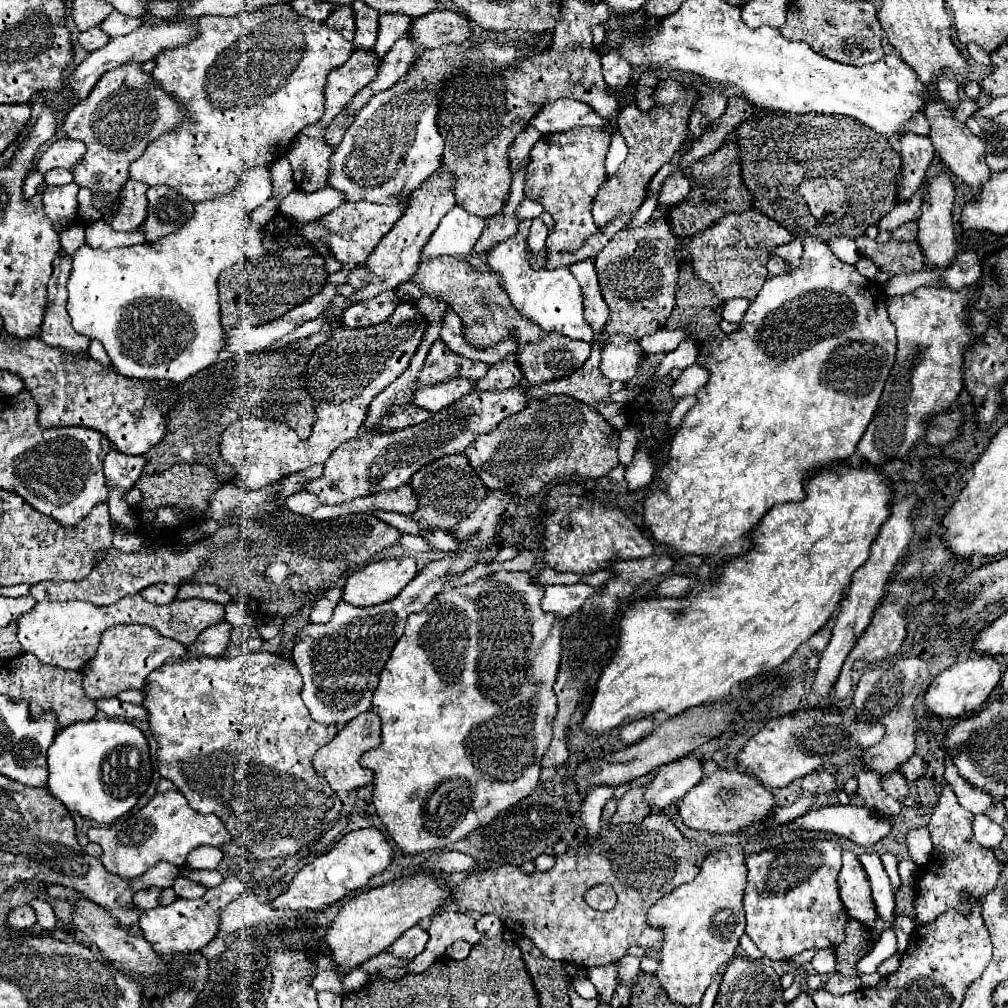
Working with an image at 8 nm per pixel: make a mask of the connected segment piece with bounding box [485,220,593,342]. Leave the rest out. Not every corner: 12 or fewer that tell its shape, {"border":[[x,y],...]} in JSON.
{"border":[[527,236],[485,252],[517,312],[545,332],[593,340],[568,267],[531,270]]}

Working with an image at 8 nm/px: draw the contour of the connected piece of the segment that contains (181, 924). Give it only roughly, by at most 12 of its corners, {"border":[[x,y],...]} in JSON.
{"border":[[227,876],[195,900],[145,910],[143,938],[159,956],[199,952],[225,906],[251,882]]}

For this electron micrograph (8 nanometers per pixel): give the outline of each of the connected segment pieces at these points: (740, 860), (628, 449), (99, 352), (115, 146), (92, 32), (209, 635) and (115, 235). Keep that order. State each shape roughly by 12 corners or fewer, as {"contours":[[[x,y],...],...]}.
{"contours":[[[741,844],[649,908],[655,978],[699,1004],[745,930]],[[637,428],[621,430],[619,462],[629,466],[637,448]],[[91,340],[89,356],[101,362],[103,366],[109,364],[109,356],[105,354],[101,342]],[[135,62],[63,118],[81,188],[121,208],[129,166],[185,110]],[[101,26],[81,32],[79,44],[89,52],[103,48],[111,36]],[[221,622],[199,634],[189,650],[221,658],[233,626]],[[105,220],[85,230],[89,246],[109,250],[143,244],[141,228],[115,232]]]}

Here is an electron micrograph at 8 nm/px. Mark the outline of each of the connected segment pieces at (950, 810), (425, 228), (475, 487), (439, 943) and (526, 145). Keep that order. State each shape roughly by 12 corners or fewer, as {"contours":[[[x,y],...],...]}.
{"contours":[[[943,784],[929,824],[935,856],[915,880],[915,922],[993,890],[1001,864]],[[439,168],[415,190],[367,258],[367,288],[329,302],[331,322],[359,300],[407,282],[421,248],[455,206],[453,174]],[[465,454],[413,474],[413,514],[373,510],[403,534],[453,530],[487,494]],[[465,912],[435,914],[429,944],[405,968],[375,976],[401,980],[421,974],[457,940],[477,944],[477,920]],[[527,126],[509,146],[511,172],[529,164],[529,152],[541,132]]]}

